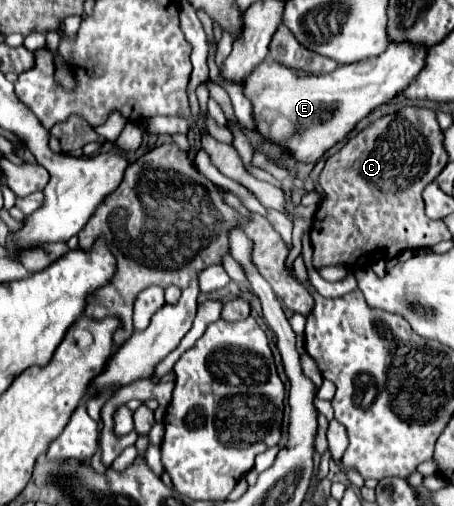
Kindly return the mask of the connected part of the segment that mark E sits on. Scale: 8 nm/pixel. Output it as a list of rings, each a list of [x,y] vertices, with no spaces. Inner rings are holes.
[[[392,42],[382,56],[338,66],[326,76],[298,74],[266,56],[244,80],[244,94],[252,102],[256,130],[266,140],[286,144],[300,162],[316,162],[328,148],[340,142],[358,120],[402,94],[426,64],[426,54],[428,50],[420,44]],[[278,134],[286,134],[286,140]]]

